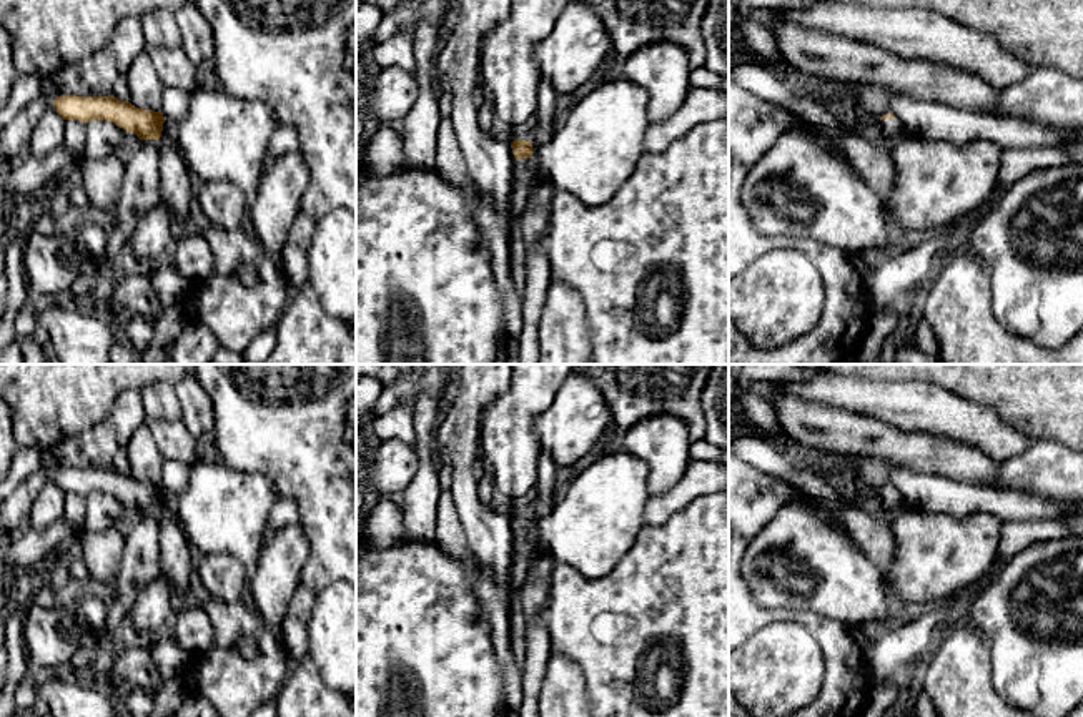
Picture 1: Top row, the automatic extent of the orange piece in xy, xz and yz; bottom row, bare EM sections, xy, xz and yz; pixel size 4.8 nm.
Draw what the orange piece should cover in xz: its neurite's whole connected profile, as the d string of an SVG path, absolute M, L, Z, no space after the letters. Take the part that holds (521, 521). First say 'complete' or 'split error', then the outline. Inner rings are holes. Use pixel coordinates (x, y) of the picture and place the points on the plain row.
split error; M614 448L572 471L559 497L547 509L532 516L514 512L511 516L514 531L532 529L557 564L571 566L586 577L604 577L635 542L640 516L650 497L645 476L647 469L639 459Z

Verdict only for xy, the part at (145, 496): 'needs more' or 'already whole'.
needs more

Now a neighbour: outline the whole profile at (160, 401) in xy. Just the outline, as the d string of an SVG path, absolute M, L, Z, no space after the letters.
M153 381L140 389L146 423L151 421L180 421L183 413L175 386L166 381Z

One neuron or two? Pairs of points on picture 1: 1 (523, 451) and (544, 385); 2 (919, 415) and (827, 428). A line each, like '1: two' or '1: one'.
1: one
2: two

